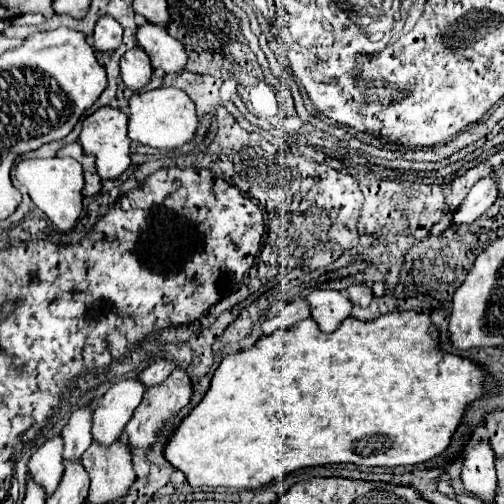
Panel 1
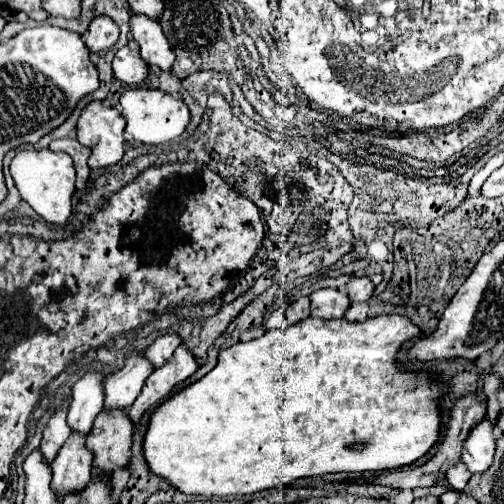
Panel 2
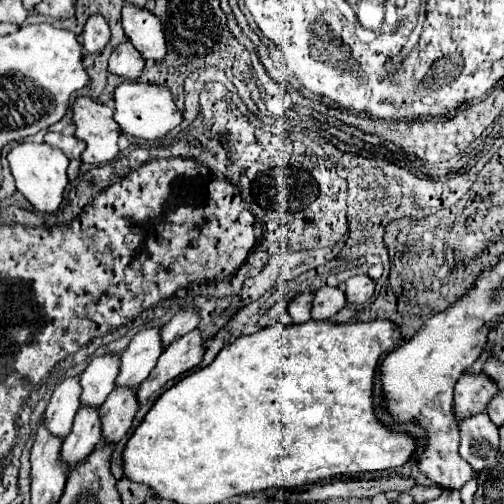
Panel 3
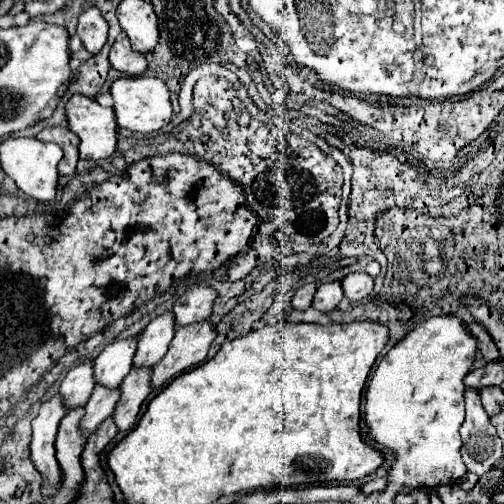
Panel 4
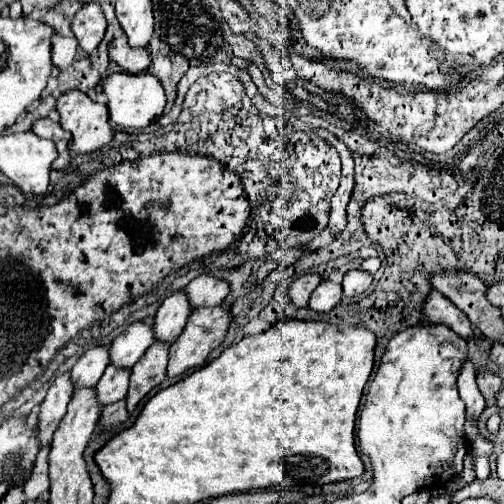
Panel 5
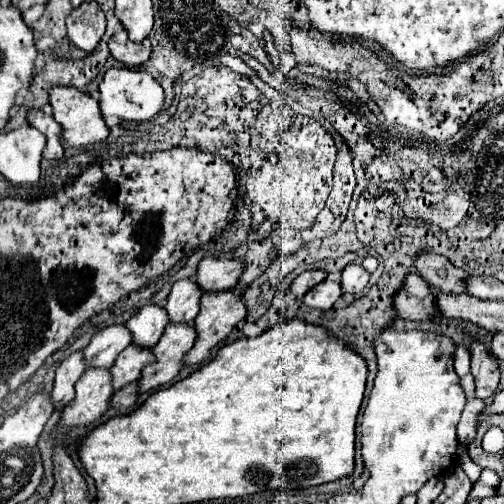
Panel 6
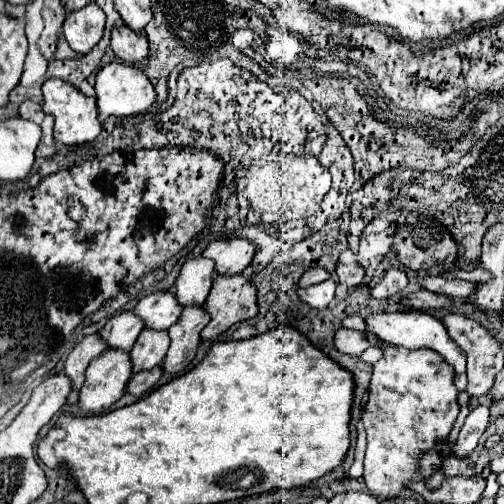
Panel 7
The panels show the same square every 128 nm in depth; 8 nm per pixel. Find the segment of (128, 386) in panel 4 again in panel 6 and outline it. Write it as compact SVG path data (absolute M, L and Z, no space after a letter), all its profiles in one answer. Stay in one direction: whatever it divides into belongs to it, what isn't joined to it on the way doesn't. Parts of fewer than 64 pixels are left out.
M168 324L160 342L152 348L156 356L156 364L150 364L142 370L140 376L140 392L154 390L156 386L172 382L182 366L186 352L196 342L196 330L192 324Z

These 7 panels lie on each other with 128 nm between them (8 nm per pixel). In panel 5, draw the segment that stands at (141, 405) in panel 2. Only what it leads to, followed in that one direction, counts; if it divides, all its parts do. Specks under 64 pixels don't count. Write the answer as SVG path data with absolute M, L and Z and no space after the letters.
M220 304L220 306L212 306L212 308L196 308L190 318L188 318L188 324L184 328L184 332L178 336L178 340L172 344L170 348L170 360L168 360L168 376L174 378L174 376L182 376L184 372L192 370L192 368L200 368L206 364L210 352L214 348L218 348L224 338L226 338L226 332L228 332L228 326L232 322L232 312L228 306Z

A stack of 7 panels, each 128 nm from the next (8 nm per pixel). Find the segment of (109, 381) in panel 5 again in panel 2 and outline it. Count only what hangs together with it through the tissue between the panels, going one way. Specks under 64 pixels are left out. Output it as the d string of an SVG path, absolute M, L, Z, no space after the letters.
M72 432L52 460L52 488L60 500L68 492L80 492L92 480L92 452L84 448L86 436Z

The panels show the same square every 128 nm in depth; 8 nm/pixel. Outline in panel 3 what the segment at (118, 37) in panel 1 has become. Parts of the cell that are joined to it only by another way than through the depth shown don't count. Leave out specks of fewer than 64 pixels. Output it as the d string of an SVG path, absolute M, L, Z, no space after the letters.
M92 14L88 18L88 22L84 24L84 32L82 32L82 38L84 38L84 48L90 52L90 54L98 54L104 50L104 46L108 44L110 40L110 28L104 20L104 16L98 16L98 14Z

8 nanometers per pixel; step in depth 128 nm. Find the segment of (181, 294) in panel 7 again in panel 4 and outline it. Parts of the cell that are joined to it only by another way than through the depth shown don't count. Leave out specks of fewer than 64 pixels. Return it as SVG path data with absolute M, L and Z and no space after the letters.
M164 312L156 316L146 330L138 336L138 350L134 356L134 366L154 366L166 354L174 338L176 322L174 312Z

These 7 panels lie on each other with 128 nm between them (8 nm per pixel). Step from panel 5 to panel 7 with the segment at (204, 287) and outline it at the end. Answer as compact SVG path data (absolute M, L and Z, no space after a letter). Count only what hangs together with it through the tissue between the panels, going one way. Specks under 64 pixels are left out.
M216 238L202 252L216 262L216 274L240 274L256 254L256 242L248 238Z

